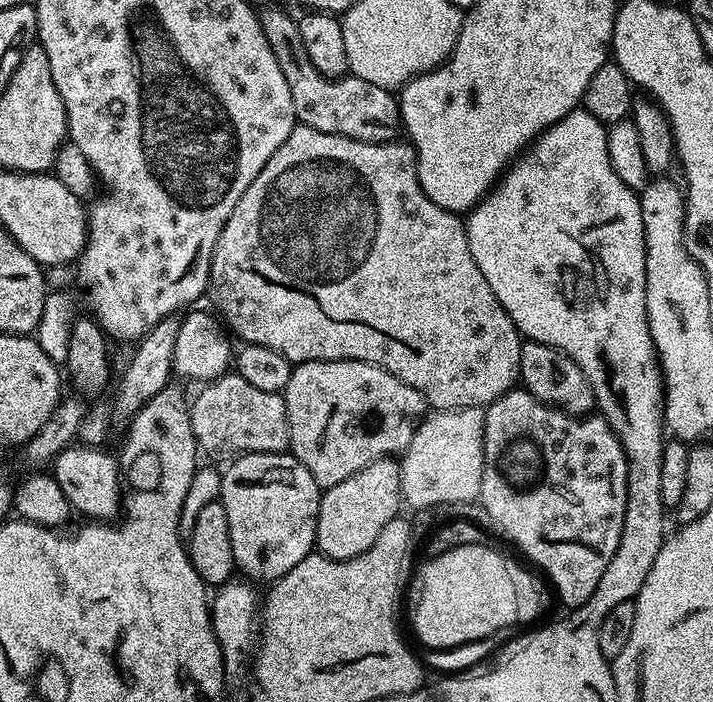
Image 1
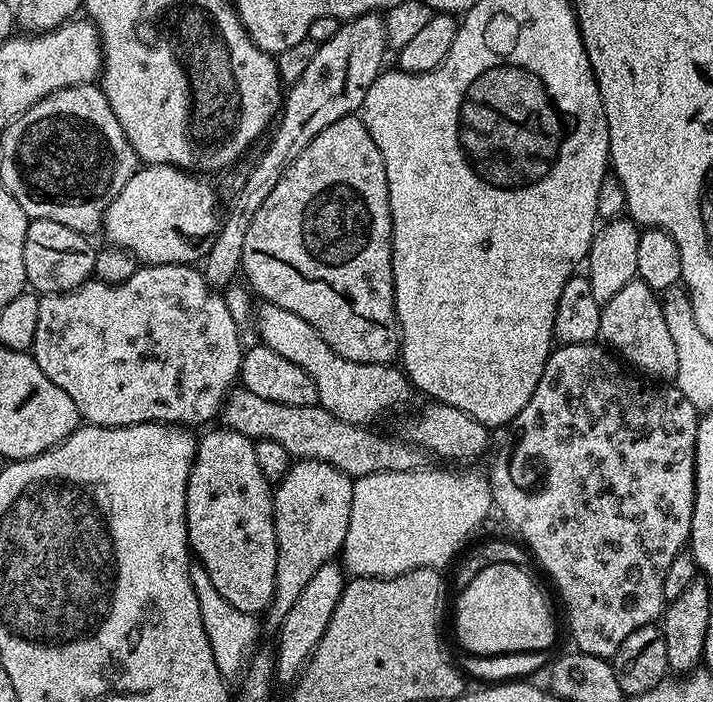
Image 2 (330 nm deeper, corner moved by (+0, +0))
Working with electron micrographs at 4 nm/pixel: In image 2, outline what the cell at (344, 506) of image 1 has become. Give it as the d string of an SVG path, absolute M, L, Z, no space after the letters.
M339 563L324 564L310 578L310 583L304 587L302 594L294 606L290 606L286 618L275 629L276 648L274 647L274 676L285 686L291 685L304 670L312 652L318 646L322 634L326 634L326 626L330 626L330 618L334 614L334 606L338 606L338 598L342 598L342 590L346 583L346 572Z

